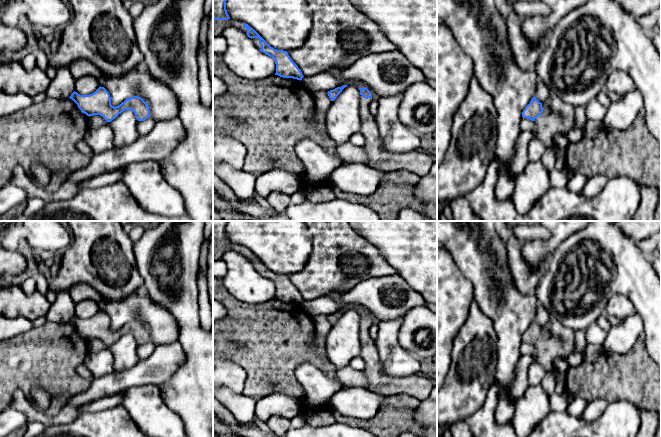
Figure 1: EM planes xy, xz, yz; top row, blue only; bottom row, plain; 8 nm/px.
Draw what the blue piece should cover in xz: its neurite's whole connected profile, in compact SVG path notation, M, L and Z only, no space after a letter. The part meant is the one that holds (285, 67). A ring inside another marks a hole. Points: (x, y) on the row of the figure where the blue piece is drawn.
M213 0L213 36L221 35L224 29L229 26L237 28L253 41L256 48L274 59L276 64L275 75L301 81L304 76L288 52L274 49L248 24L231 19L226 10L226 1Z

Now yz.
M554 90L547 100L550 112L543 111L542 103L534 96L522 112L523 118L534 121L538 127L537 138L549 147L555 133L566 135L575 124L574 106L563 102Z

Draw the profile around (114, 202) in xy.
M122 182L97 189L82 189L76 196L66 200L47 202L44 208L33 216L18 216L18 221L191 221L185 213L178 217L166 217L149 213L142 209Z

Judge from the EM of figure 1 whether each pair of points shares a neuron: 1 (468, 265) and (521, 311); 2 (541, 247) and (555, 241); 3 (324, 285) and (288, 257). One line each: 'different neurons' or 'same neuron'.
1: same neuron
2: same neuron
3: different neurons

